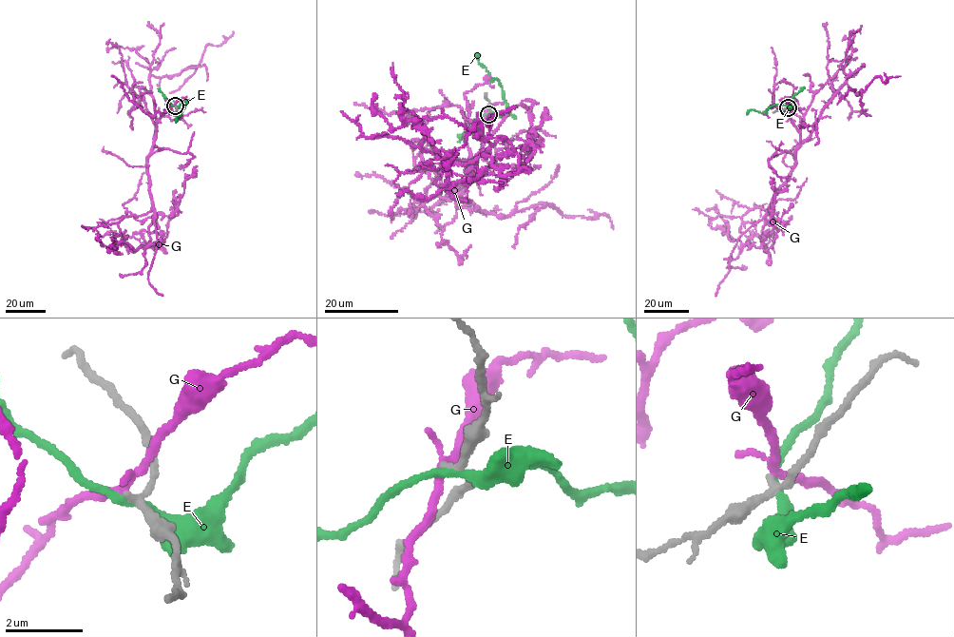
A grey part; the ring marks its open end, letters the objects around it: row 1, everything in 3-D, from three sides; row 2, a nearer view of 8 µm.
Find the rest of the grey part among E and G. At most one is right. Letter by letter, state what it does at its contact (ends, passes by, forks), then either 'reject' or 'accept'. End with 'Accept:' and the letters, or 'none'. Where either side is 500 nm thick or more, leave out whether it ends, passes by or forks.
E: it passes by; reject
G: it forks; reject
Accept: none

